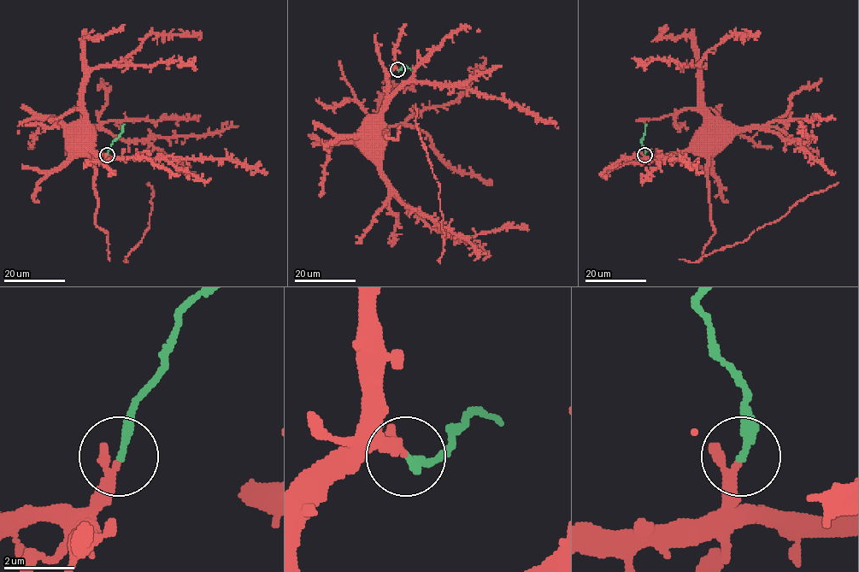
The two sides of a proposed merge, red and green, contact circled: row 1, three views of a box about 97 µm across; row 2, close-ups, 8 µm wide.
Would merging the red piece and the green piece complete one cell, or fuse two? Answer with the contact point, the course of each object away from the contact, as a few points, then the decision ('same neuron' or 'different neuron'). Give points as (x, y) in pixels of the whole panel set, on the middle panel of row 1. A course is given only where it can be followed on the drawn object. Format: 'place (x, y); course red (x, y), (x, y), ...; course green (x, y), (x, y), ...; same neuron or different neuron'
place (397, 69); course red (397, 69), (394, 68), (387, 78), (384, 134), (374, 123); course green (397, 69), (406, 66), (414, 72); different neuron

